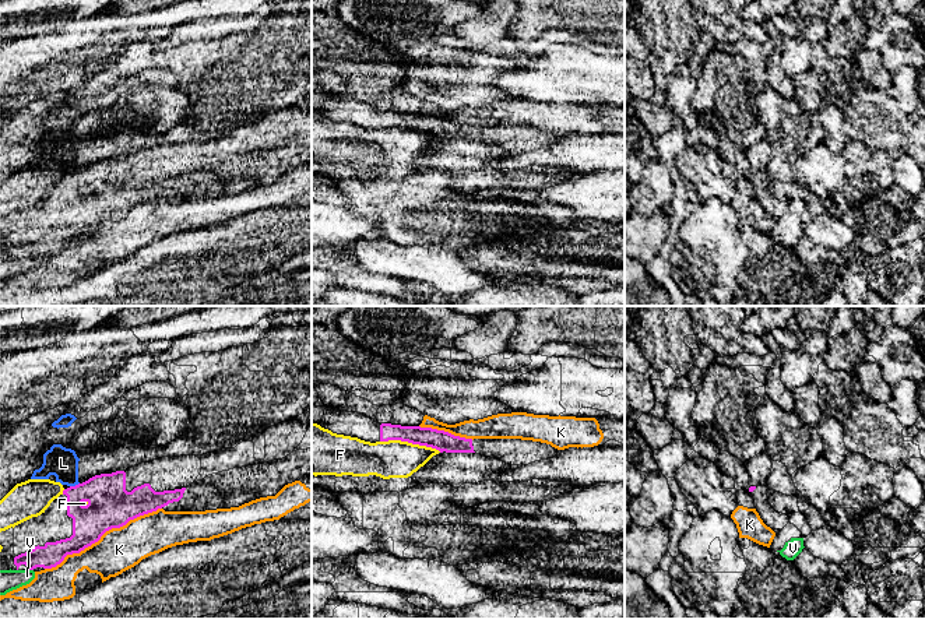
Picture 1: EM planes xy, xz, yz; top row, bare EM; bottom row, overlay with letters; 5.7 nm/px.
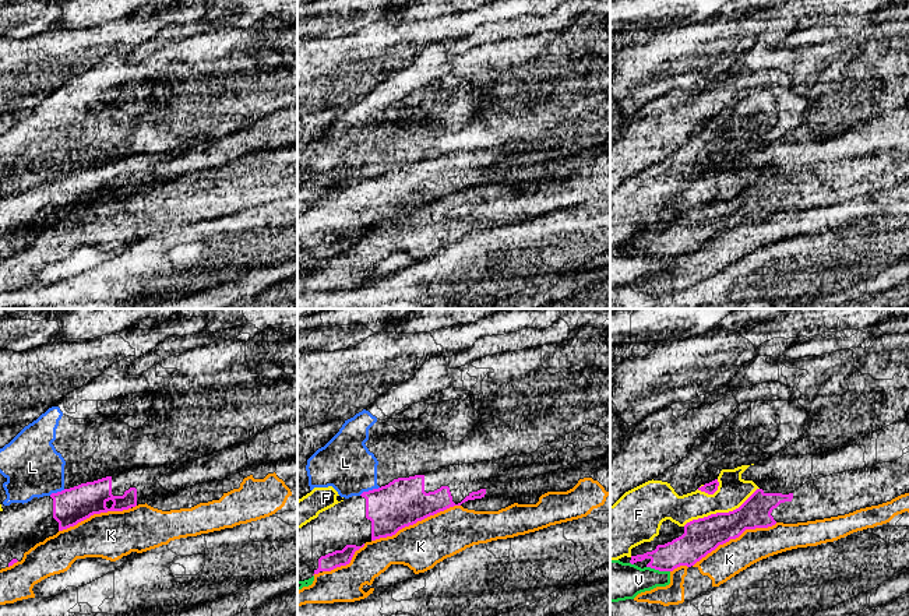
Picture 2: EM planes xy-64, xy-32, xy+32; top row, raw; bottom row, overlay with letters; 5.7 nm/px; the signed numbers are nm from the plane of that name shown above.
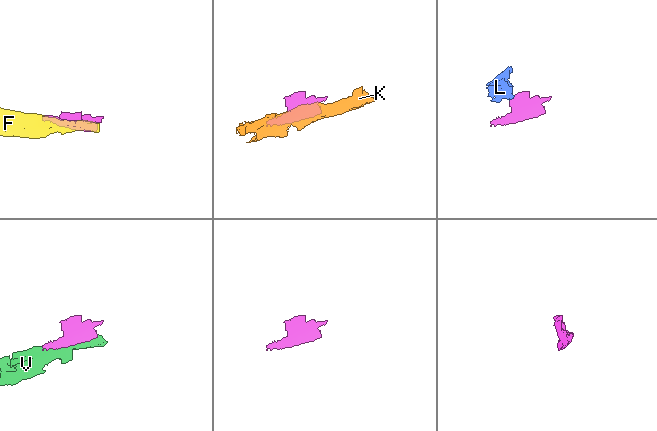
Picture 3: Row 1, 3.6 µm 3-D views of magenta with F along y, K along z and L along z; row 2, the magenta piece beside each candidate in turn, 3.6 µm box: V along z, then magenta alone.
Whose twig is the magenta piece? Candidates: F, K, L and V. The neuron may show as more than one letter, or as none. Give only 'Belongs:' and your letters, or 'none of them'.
Belongs: none of them

